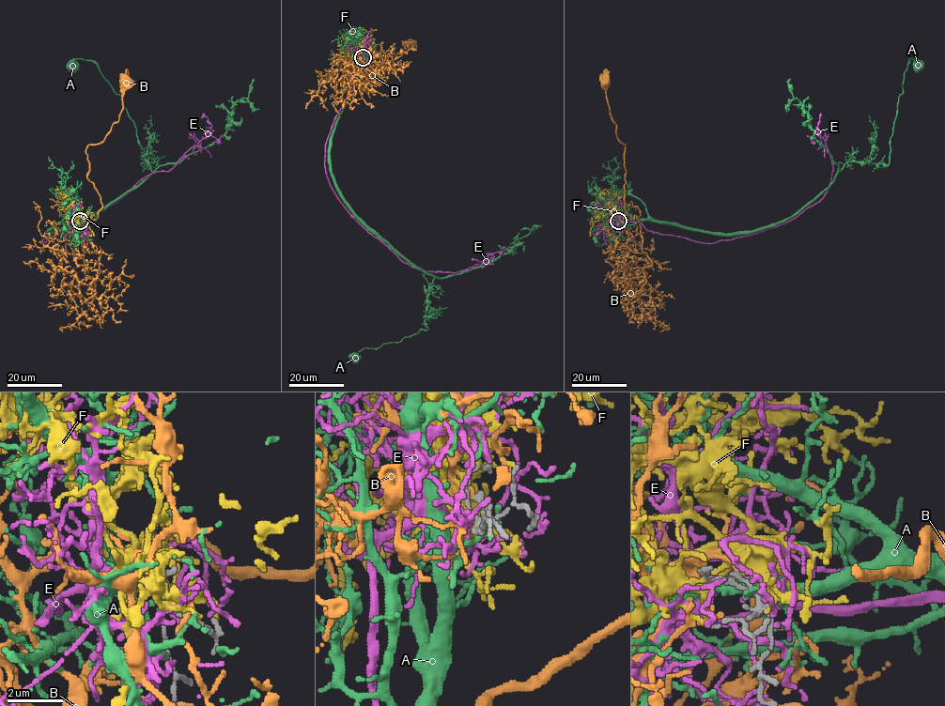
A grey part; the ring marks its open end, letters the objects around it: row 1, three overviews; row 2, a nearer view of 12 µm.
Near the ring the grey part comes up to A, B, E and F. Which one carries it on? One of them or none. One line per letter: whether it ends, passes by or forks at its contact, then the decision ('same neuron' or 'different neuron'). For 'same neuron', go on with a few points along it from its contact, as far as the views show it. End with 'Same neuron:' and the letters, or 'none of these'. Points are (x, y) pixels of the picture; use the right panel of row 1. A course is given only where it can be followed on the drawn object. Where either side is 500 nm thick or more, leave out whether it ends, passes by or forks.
A: it passes by; different neuron
B: it ends there; different neuron
E: it forks there; same neuron; it runs (618, 221), (716, 243), (795, 219), (830, 181), (820, 118)
F: it forks there; different neuron
Same neuron: E

